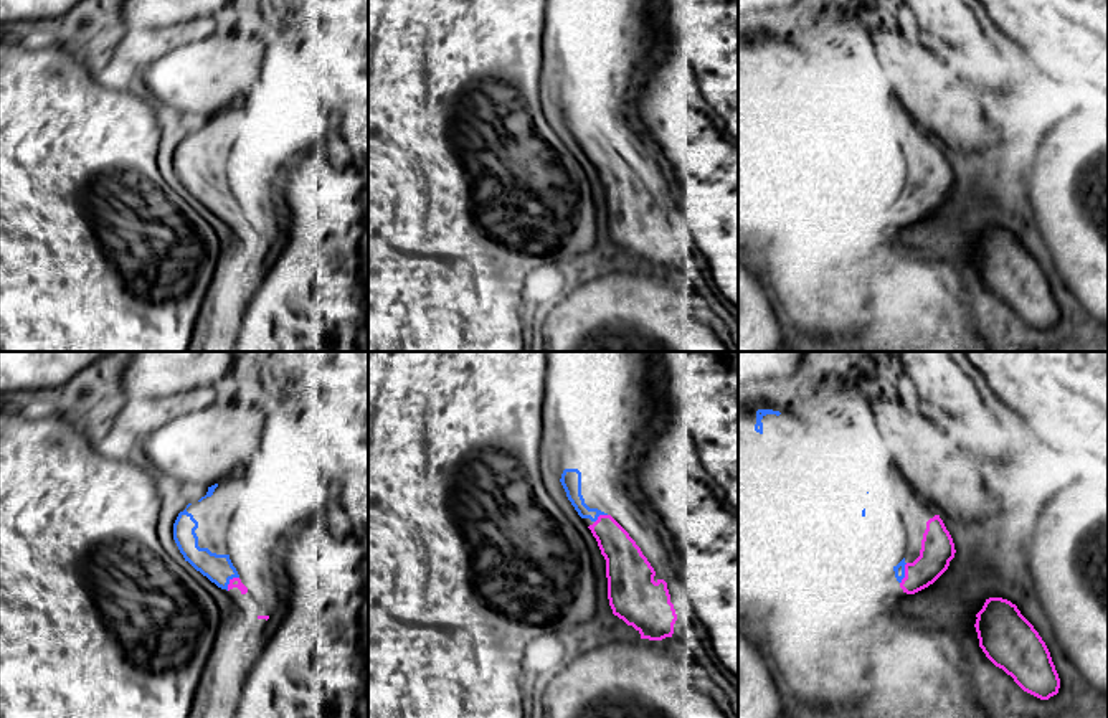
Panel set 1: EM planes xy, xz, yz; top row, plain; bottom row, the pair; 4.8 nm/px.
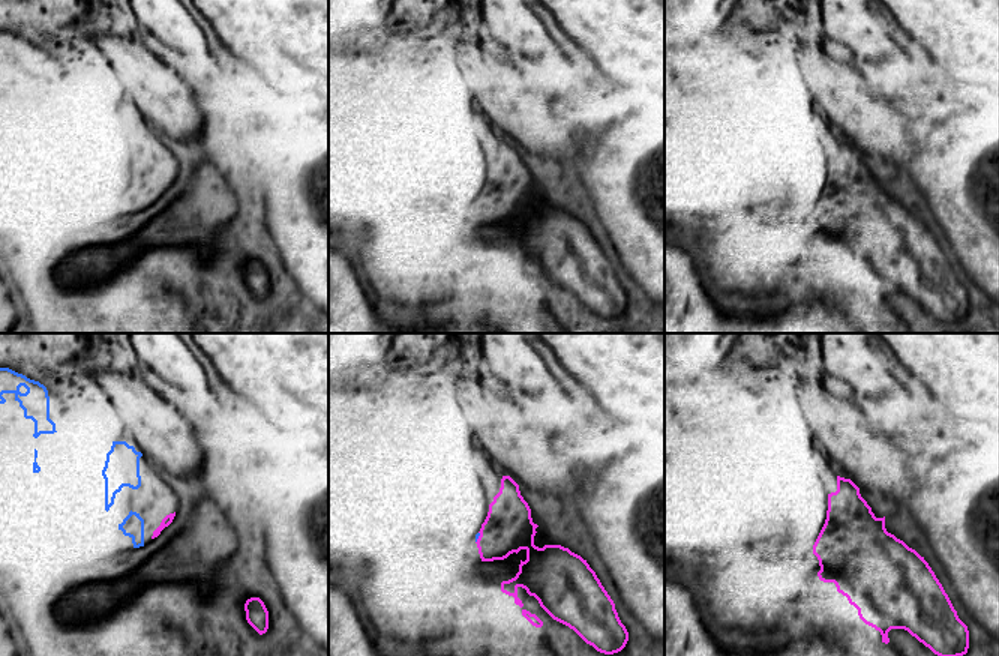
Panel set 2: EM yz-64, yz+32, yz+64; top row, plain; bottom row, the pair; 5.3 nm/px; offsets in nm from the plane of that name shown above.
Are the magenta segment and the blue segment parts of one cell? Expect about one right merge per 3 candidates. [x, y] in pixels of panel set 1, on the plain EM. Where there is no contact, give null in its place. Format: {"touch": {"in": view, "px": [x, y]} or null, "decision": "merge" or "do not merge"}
{"touch": {"in": "xy", "px": [230, 212]}, "decision": "merge"}

